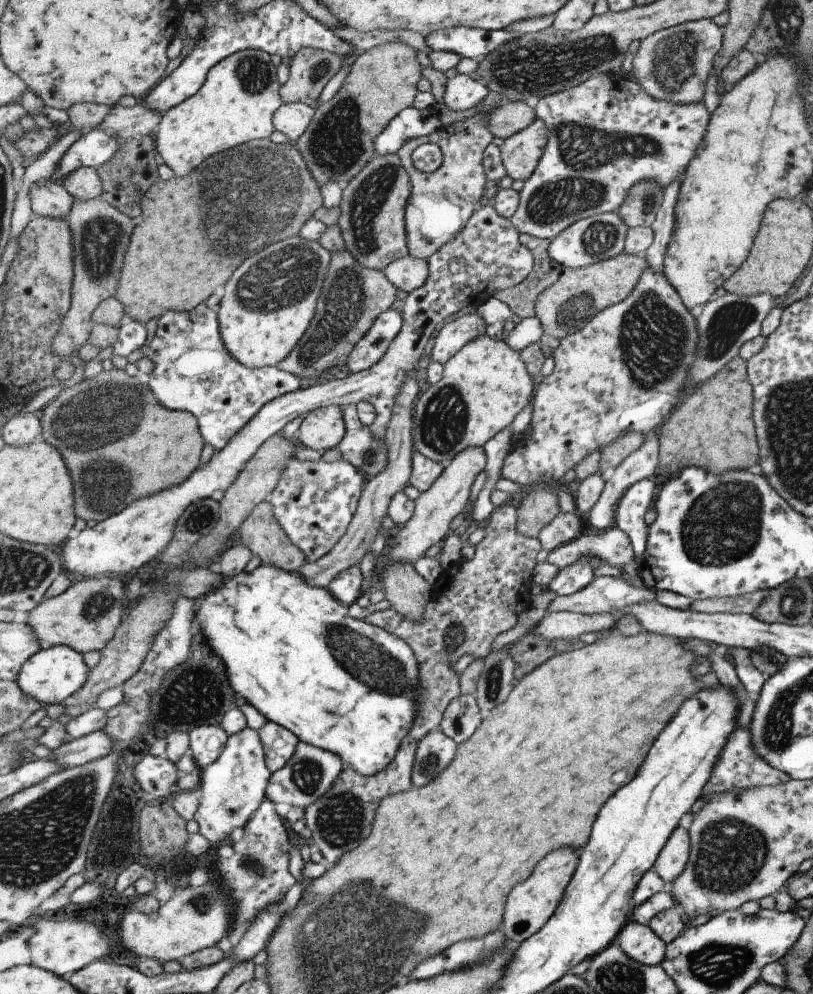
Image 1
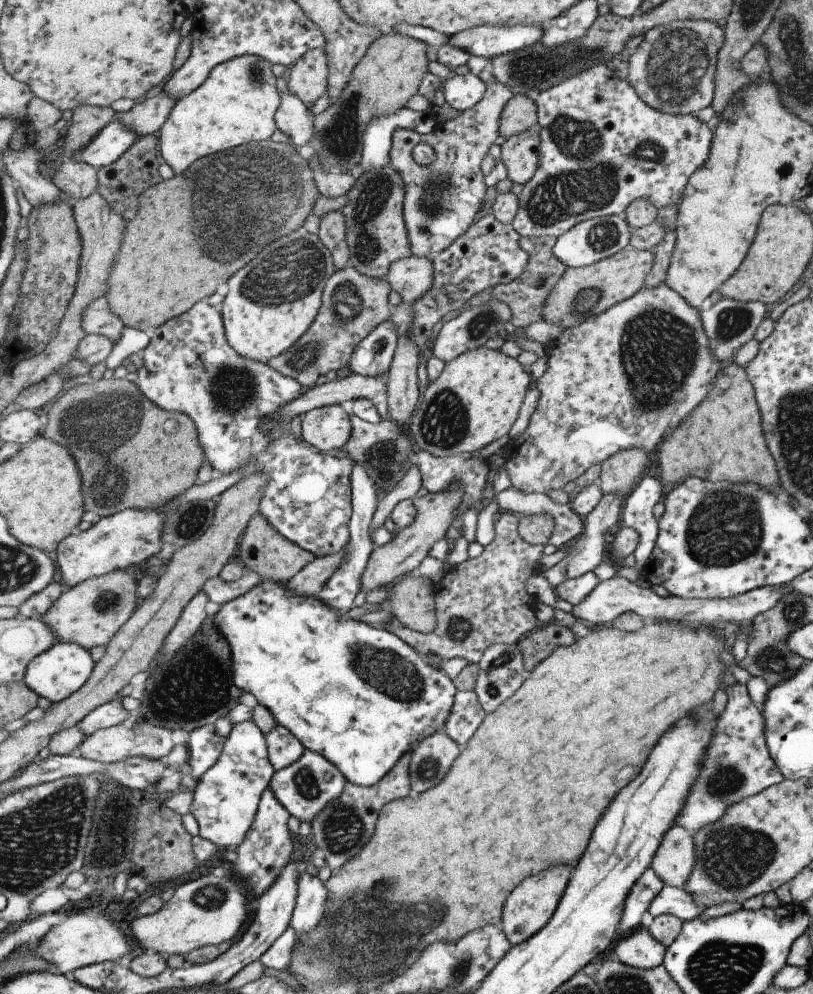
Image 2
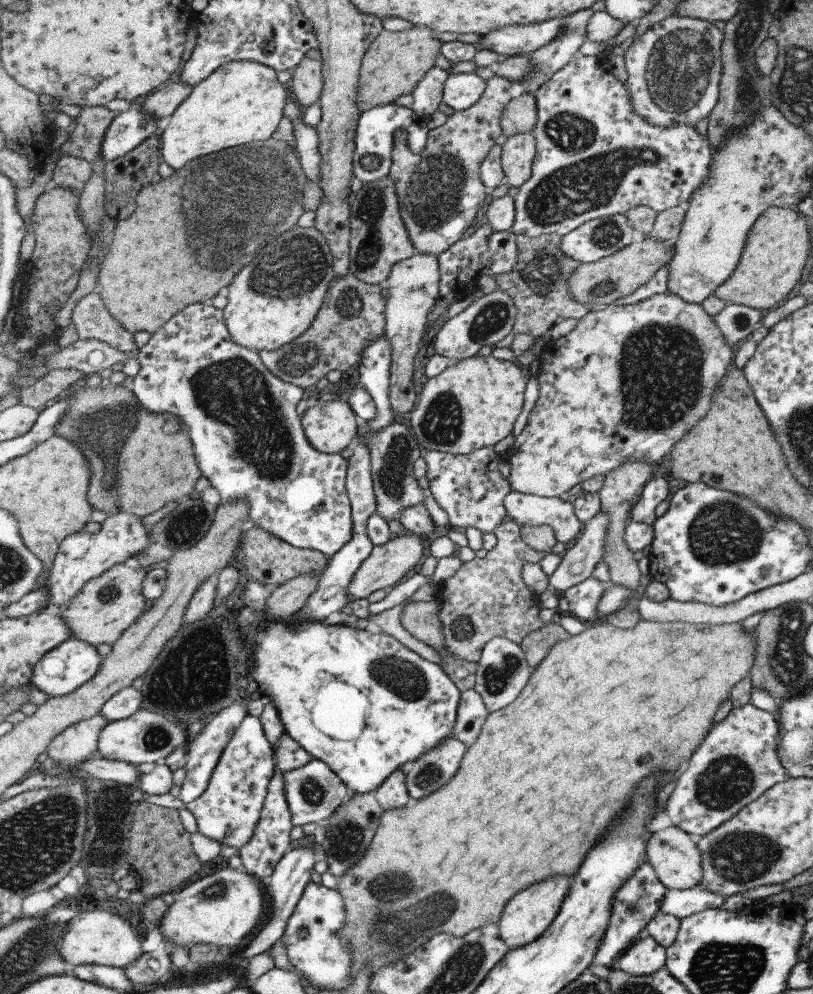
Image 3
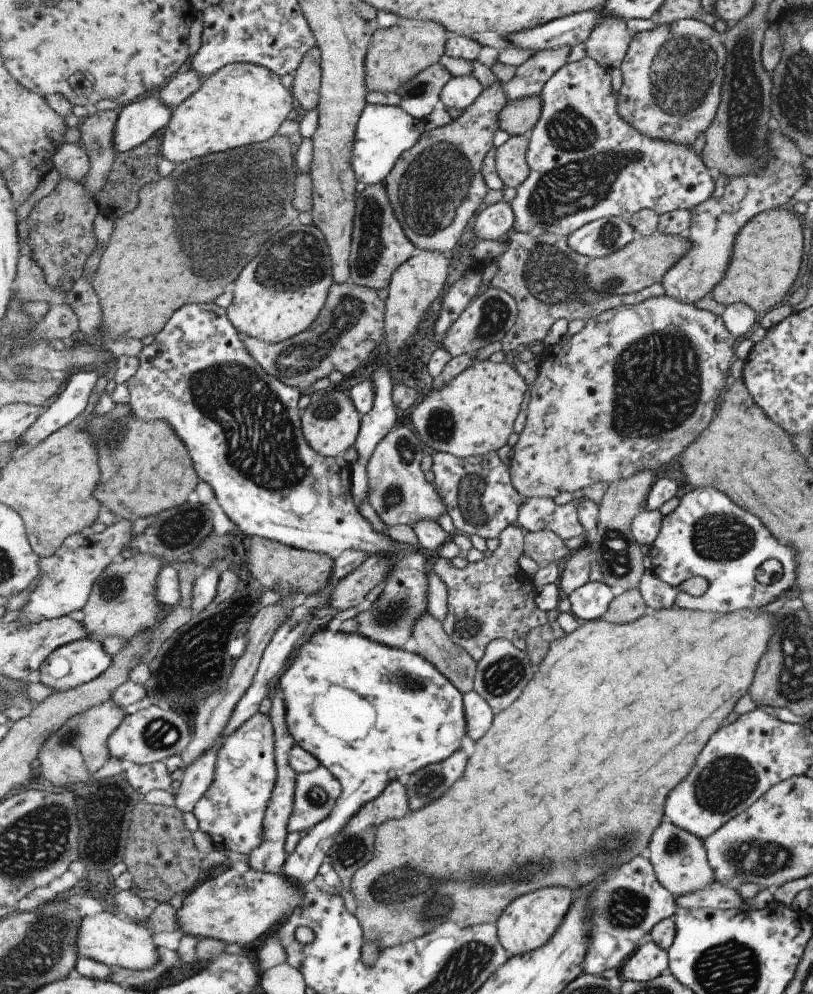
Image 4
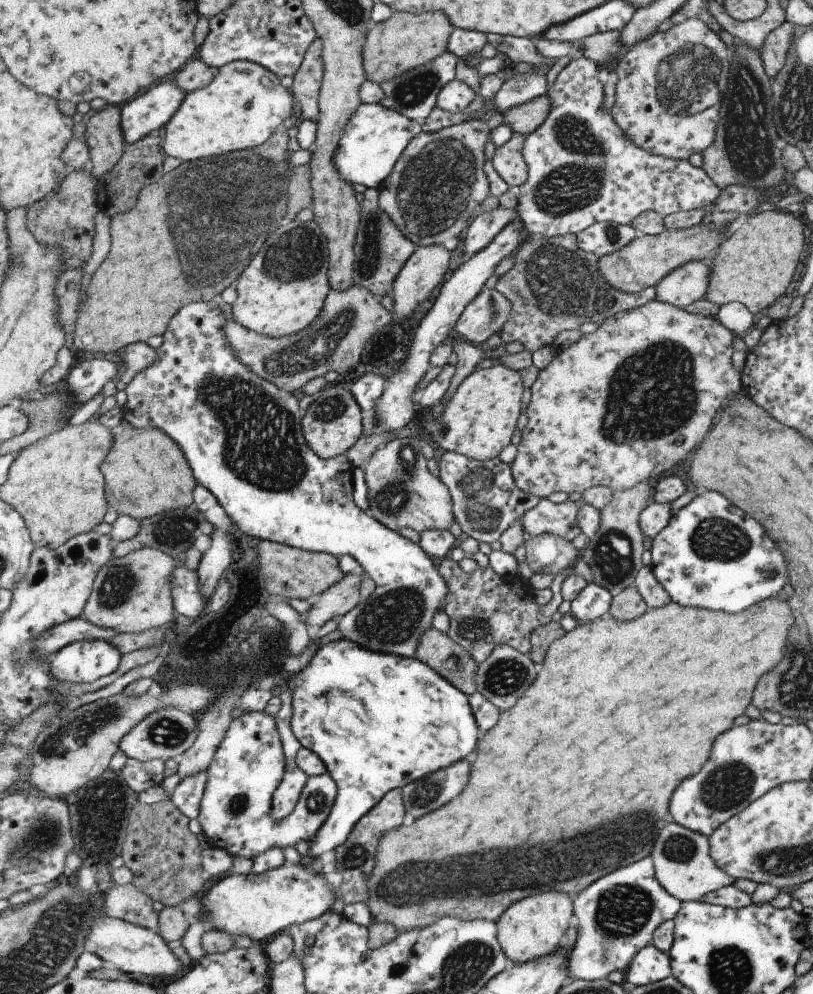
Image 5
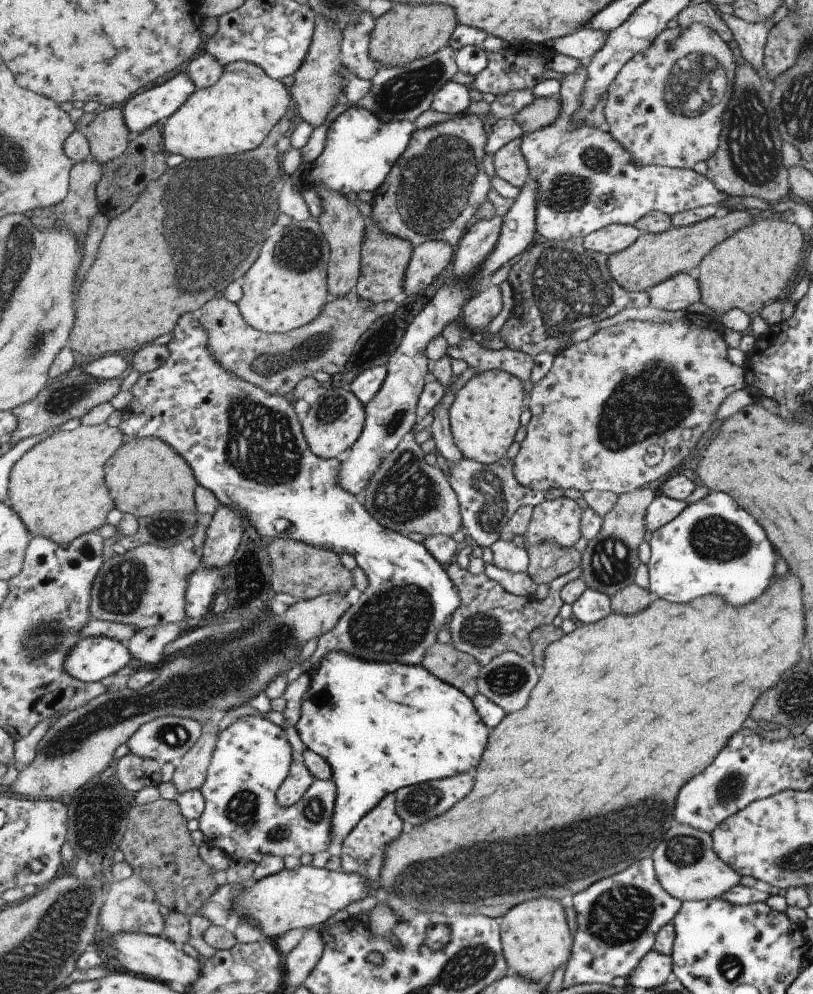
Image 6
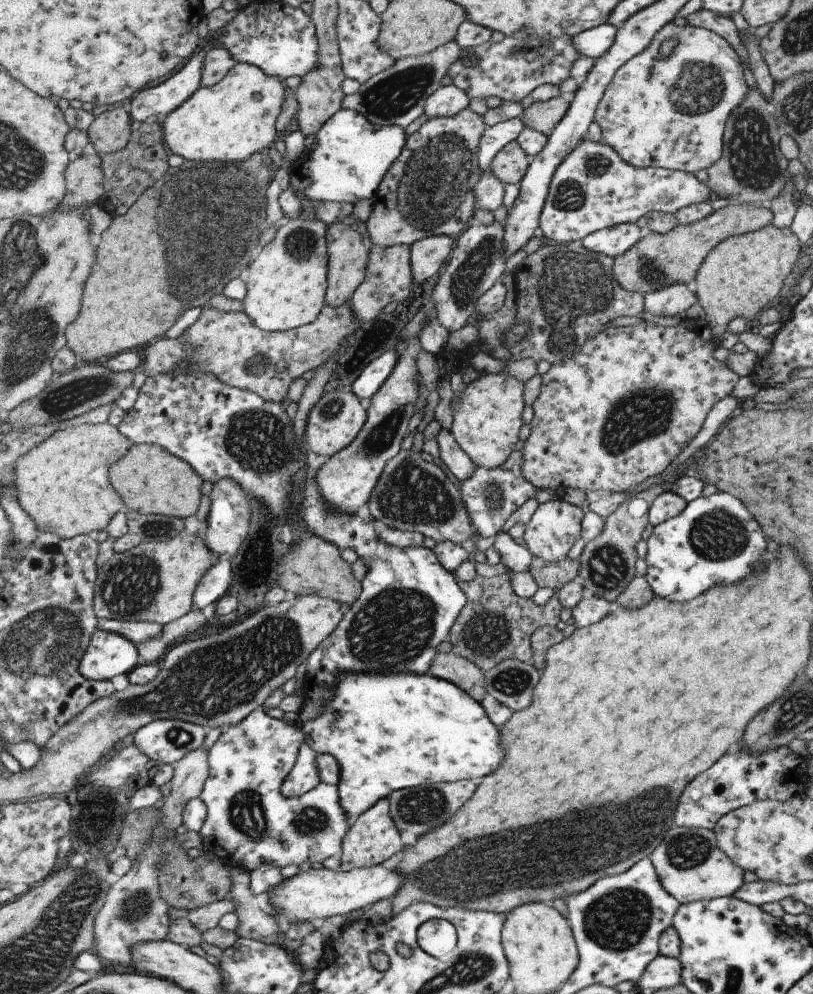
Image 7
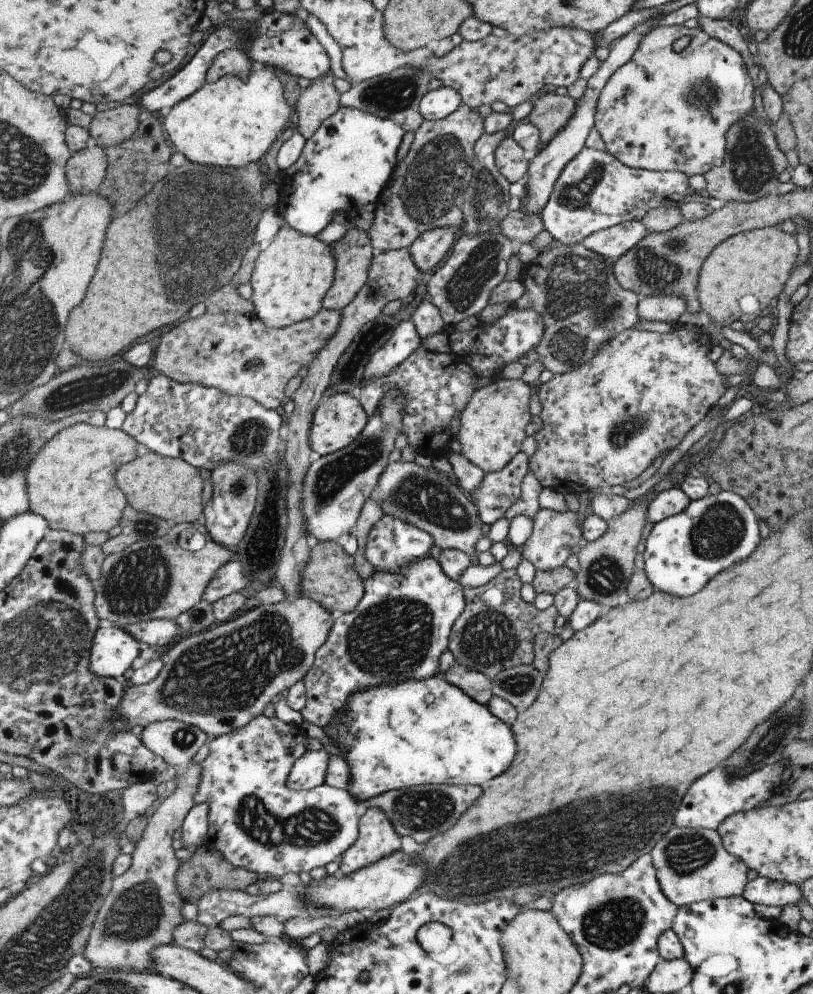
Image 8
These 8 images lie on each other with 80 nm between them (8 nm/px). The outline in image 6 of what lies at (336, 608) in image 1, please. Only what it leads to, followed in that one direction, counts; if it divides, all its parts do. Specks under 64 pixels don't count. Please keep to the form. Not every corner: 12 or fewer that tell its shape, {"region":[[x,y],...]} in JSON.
{"region":[[333,652],[295,729],[338,787],[335,845],[389,794],[481,762],[424,666]]}

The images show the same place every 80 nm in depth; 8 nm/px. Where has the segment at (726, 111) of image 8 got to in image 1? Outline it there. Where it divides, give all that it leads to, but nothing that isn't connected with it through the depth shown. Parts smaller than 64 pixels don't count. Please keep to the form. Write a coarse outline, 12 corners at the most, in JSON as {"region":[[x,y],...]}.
{"region":[[689,21],[643,38],[630,77],[671,104],[703,104],[722,28]]}

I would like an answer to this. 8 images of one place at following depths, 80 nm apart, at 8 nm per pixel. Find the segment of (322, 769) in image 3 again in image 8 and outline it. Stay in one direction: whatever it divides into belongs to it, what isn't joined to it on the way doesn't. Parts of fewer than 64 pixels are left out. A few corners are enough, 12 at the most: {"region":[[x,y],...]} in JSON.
{"region":[[265,714],[215,737],[205,844],[278,879],[341,861],[349,790],[288,783],[304,730]]}

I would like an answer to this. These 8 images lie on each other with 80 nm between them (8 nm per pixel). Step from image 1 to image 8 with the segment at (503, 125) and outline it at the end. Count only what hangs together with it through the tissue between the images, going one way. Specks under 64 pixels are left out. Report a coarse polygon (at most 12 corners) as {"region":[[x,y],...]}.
{"region":[[552,91],[527,118],[539,128],[539,149],[571,124],[579,102]]}

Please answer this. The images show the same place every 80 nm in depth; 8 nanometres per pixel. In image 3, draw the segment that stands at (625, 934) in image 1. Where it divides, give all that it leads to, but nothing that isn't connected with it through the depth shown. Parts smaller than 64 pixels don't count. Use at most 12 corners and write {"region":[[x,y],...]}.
{"region":[[649,935],[612,964],[630,975],[664,966],[665,949]]}

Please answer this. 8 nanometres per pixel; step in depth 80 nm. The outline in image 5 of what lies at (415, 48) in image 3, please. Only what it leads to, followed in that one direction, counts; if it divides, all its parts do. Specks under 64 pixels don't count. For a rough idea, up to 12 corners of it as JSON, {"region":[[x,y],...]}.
{"region":[[443,10],[393,11],[363,48],[380,86],[439,58],[456,27]]}

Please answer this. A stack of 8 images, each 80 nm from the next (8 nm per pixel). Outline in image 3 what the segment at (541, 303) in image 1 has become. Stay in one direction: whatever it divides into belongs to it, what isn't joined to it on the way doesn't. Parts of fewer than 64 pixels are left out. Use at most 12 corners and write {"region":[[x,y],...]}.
{"region":[[643,238],[579,266],[569,290],[599,311],[646,285],[675,246]]}

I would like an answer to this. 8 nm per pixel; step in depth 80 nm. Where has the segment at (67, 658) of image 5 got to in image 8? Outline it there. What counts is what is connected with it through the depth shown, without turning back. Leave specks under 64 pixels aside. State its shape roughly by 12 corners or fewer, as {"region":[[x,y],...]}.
{"region":[[101,627],[91,670],[119,679],[141,644],[124,627]]}

